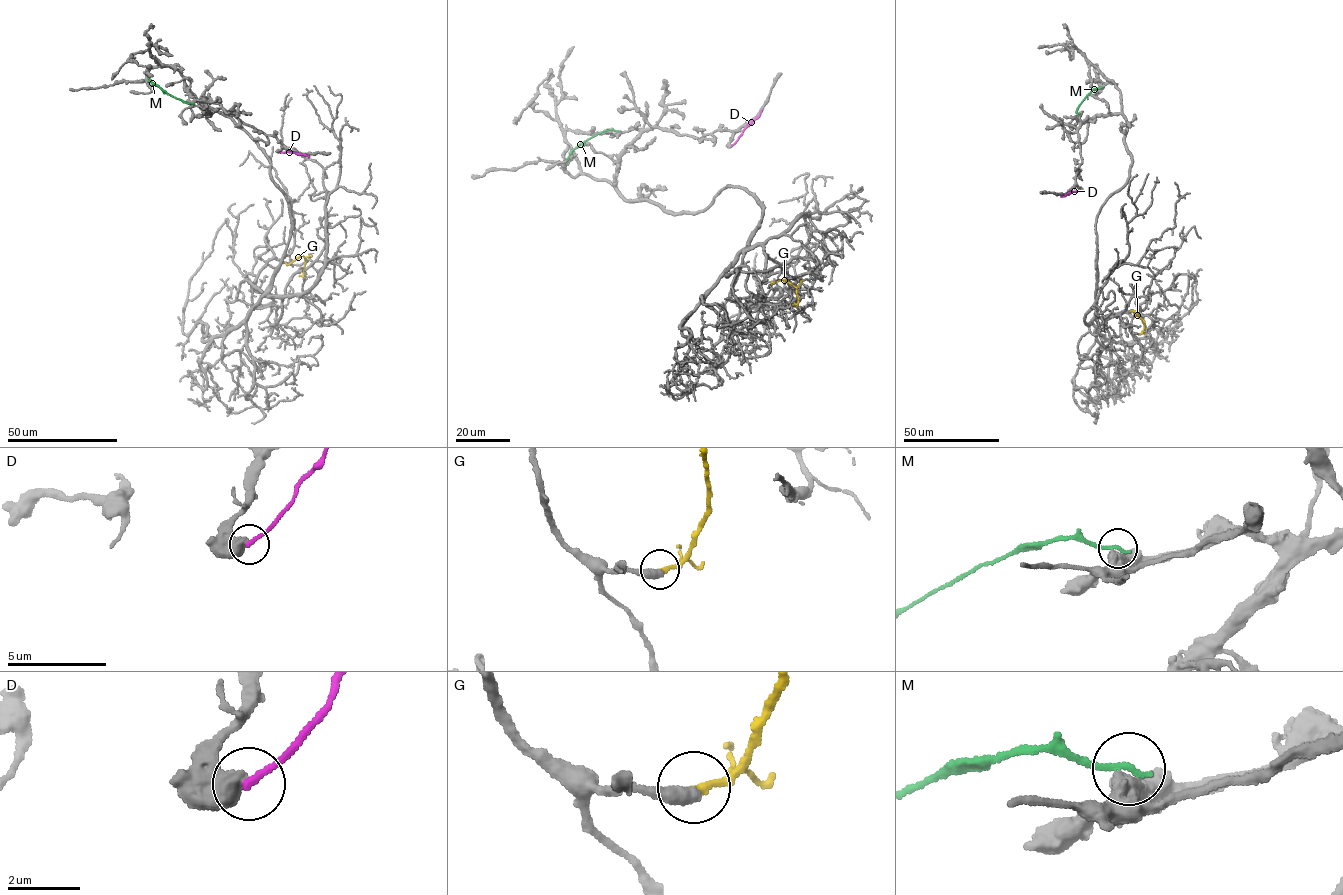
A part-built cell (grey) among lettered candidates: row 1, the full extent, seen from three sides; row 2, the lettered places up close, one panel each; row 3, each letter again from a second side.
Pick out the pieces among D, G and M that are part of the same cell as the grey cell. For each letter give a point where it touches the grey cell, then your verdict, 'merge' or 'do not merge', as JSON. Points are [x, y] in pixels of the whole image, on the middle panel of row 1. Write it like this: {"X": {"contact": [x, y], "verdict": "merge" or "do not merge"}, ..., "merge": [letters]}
{"D": {"contact": [732, 145], "verdict": "do not merge"}, "G": {"contact": [798, 301], "verdict": "merge"}, "M": {"contact": [617, 131], "verdict": "do not merge"}, "merge": ["G"]}

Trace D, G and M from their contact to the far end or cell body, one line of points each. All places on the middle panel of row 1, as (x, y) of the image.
D: (732, 145), (762, 110)
G: (798, 301), (796, 289), (786, 280), (771, 284)
M: (617, 131), (605, 130), (583, 141), (573, 150), (566, 165)

